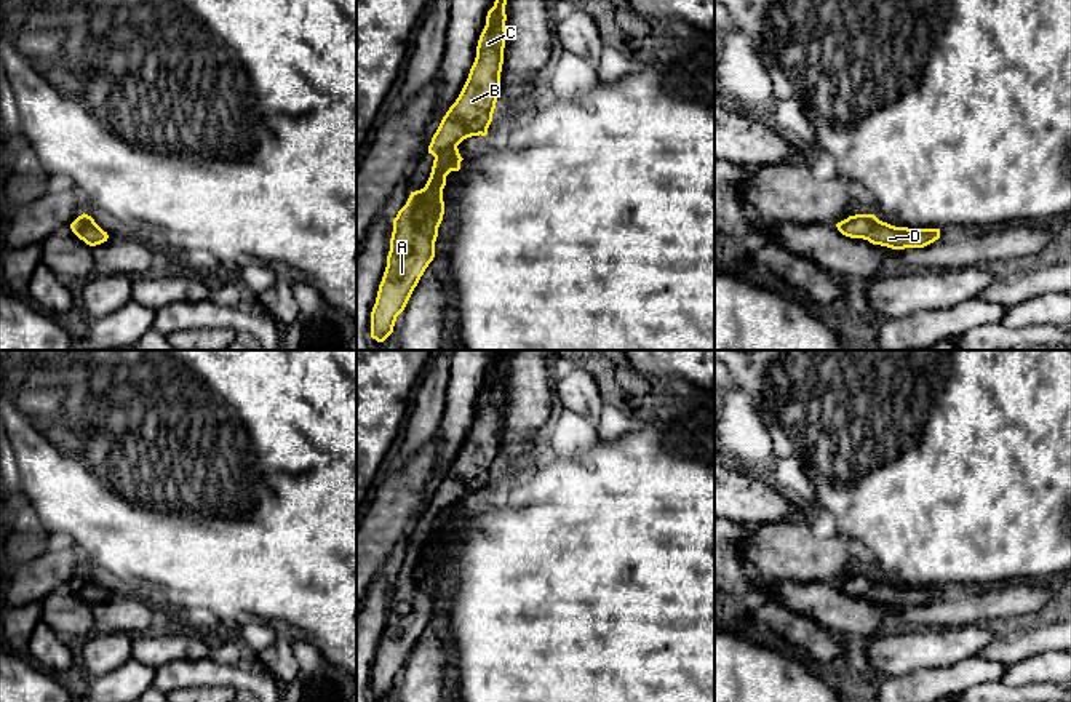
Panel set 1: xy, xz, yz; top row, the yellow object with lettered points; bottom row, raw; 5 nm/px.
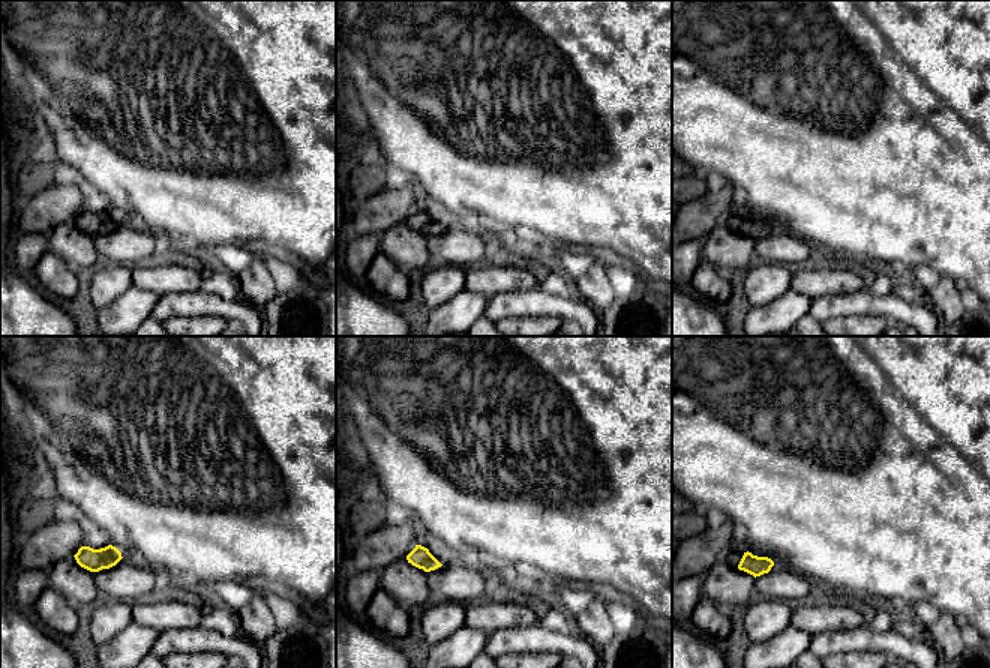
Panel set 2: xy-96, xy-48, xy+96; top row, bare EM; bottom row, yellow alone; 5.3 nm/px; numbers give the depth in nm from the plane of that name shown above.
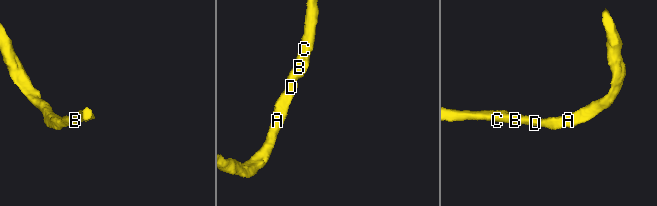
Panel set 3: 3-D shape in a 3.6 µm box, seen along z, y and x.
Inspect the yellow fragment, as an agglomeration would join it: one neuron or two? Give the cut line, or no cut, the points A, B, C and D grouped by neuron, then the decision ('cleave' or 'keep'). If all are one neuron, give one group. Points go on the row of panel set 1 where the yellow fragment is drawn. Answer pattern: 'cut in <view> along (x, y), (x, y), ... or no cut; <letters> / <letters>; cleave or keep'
no cut; A B C D; keep

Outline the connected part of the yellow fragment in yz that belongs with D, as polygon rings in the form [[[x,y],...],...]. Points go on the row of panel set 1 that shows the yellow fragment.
[[[874,214],[849,216],[836,227],[846,237],[863,238],[892,249],[924,248],[940,238],[940,229],[895,227],[879,221]]]

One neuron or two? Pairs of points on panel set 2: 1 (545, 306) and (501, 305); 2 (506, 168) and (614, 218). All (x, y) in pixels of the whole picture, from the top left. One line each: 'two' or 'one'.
1: one
2: one

